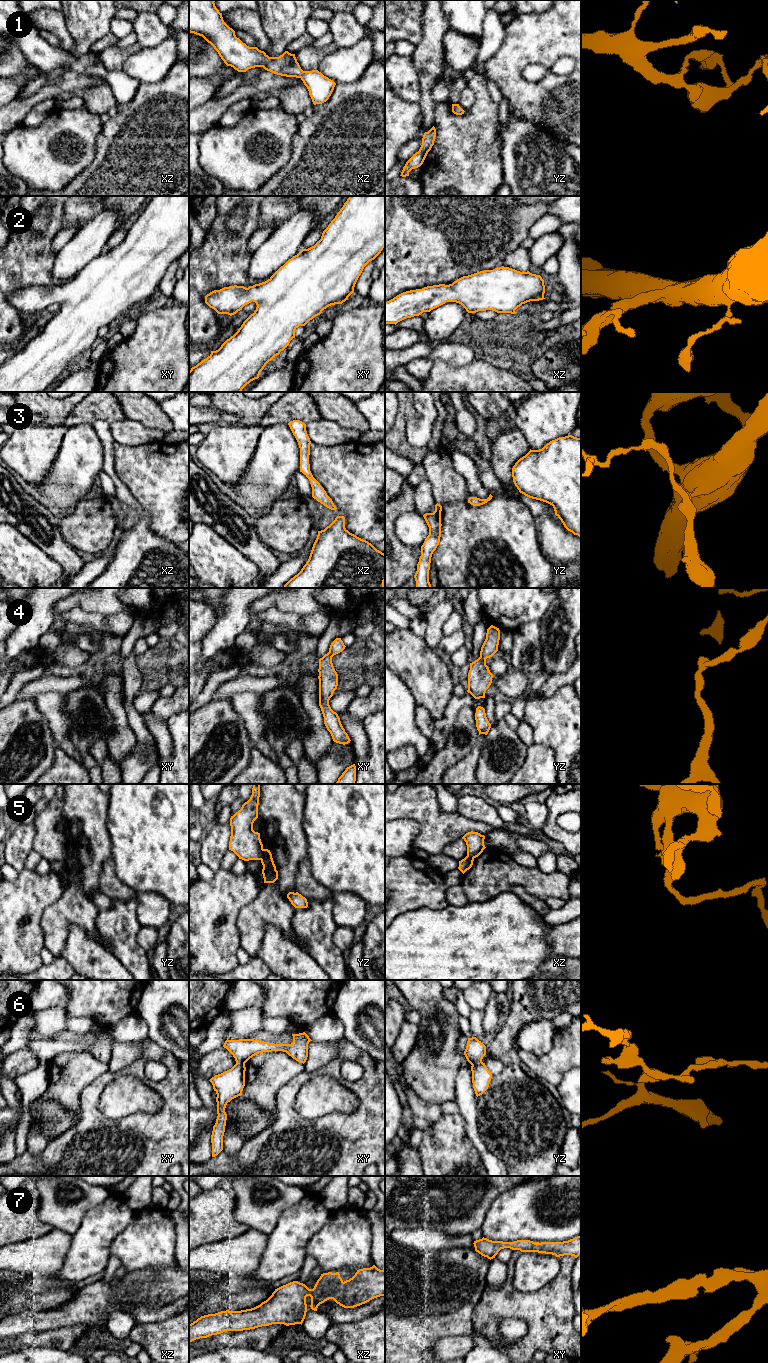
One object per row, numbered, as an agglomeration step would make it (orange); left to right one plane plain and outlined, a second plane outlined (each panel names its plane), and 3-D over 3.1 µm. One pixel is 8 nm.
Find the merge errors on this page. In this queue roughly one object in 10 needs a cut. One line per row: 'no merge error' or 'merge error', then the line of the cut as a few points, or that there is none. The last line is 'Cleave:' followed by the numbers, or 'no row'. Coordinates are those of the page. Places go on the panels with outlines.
1: no merge error; no cut
2: no merge error; no cut
3: no merge error; no cut
4: no merge error; no cut
5: merge error; cut in yz along (263, 849), (260, 859)
6: merge error; cut in yz along (481, 1061), (472, 1065)
7: no merge error; no cut
Cleave: 5, 6

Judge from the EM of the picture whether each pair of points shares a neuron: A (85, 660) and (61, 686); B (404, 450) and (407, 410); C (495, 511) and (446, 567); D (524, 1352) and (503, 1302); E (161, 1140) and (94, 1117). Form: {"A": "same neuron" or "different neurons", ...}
{"A": "different neurons", "B": "same neuron", "C": "same neuron", "D": "same neuron", "E": "same neuron"}

